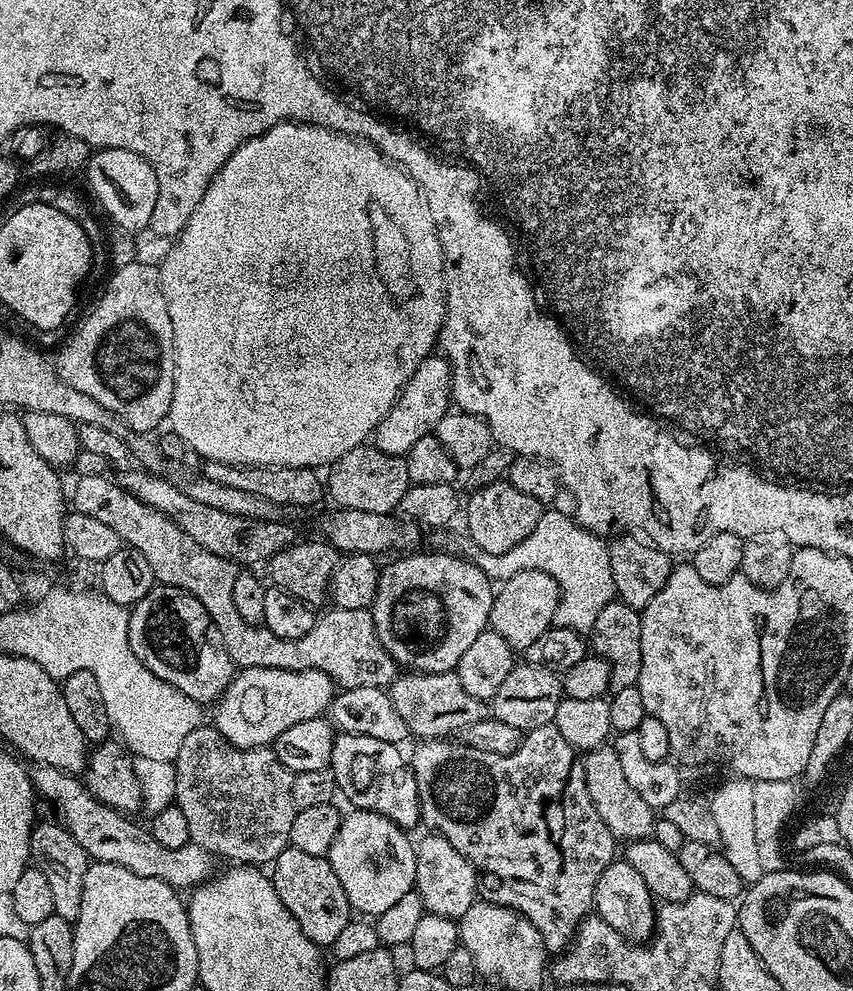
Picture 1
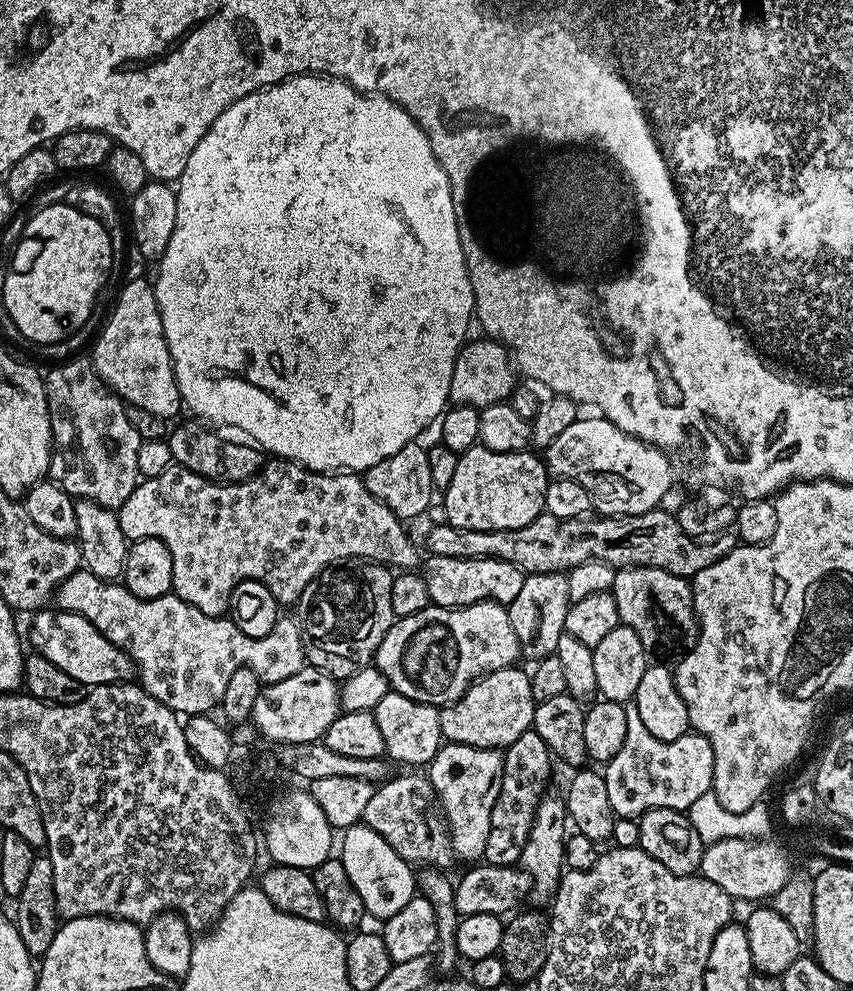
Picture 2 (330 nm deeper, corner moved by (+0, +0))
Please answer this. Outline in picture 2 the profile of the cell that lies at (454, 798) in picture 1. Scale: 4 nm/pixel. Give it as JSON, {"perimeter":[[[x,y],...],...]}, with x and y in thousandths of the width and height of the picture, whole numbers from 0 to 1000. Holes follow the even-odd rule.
{"perimeter":[[[626,738],[610,742],[591,759],[591,776],[589,777],[589,797],[579,809],[574,825],[574,846],[570,846],[567,868],[574,872],[604,873],[617,854],[621,834],[626,829],[626,817],[638,802],[642,791],[642,782],[647,779],[649,764],[644,759],[640,749]]]}

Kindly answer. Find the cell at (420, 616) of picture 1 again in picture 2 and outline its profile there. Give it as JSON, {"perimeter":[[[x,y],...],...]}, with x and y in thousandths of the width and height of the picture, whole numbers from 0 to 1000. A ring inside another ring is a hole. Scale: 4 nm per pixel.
{"perimeter":[[[503,560],[495,572],[495,580],[499,587],[499,595],[504,595],[506,609],[513,614],[540,614],[559,609],[566,605],[580,605],[594,610],[607,603],[612,595],[615,577],[598,567],[589,567],[579,563],[518,563]]]}

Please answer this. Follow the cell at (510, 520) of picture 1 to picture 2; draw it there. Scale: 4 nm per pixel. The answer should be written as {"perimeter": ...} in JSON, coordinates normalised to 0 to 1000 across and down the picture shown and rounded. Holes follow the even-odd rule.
{"perimeter":[[[559,450],[538,457],[539,465],[532,474],[532,483],[528,490],[519,493],[518,506],[524,516],[526,528],[542,535],[607,535],[638,517],[640,490],[645,477],[639,465],[633,464],[623,455],[585,456],[566,450]]]}

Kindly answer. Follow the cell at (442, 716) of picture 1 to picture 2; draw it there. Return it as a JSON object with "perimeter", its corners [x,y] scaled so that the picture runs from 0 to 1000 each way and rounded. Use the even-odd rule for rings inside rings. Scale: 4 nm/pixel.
{"perimeter":[[[610,672],[571,677],[553,687],[542,704],[516,714],[521,747],[562,755],[594,756],[597,751],[623,736],[630,709],[624,683]]]}

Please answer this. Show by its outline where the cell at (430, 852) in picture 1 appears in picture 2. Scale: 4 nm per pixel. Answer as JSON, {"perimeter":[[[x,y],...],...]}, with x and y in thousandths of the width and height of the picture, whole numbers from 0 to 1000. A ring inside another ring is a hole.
{"perimeter":[[[529,749],[517,750],[513,761],[508,765],[506,770],[501,772],[499,782],[511,798],[516,818],[519,819],[521,826],[525,828],[525,841],[530,847],[530,862],[536,869],[563,870],[567,868],[570,846],[574,846],[574,825],[579,817],[579,809],[589,797],[590,776],[591,759],[587,756],[562,755]]]}

